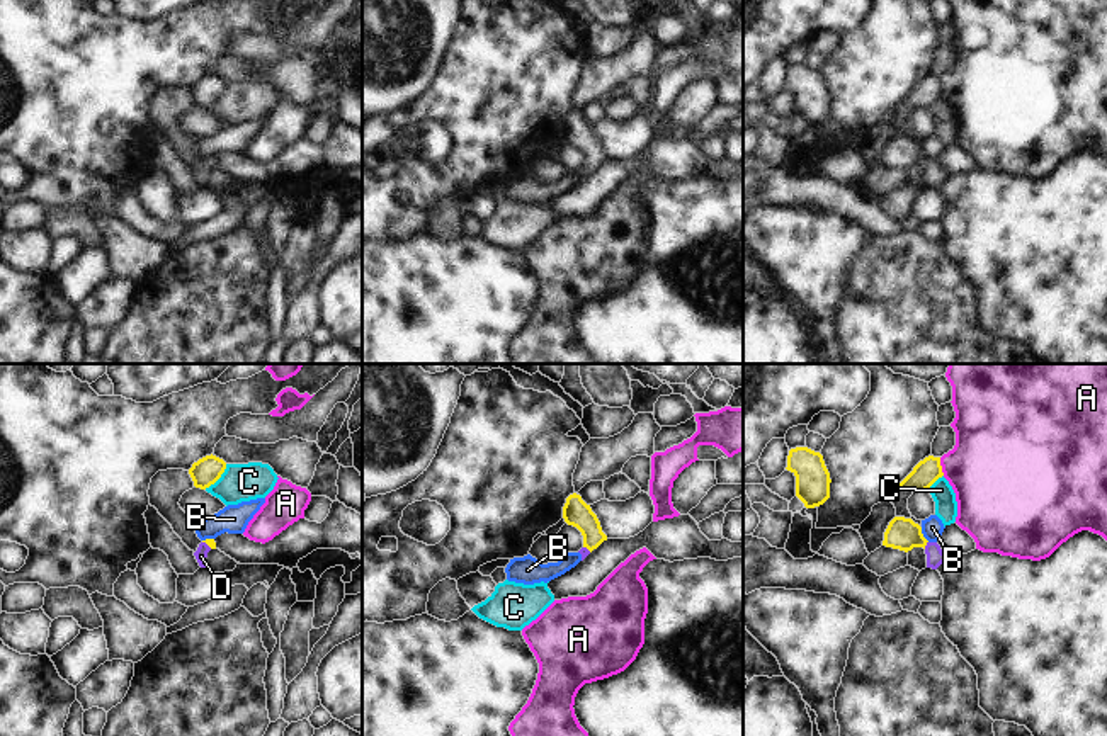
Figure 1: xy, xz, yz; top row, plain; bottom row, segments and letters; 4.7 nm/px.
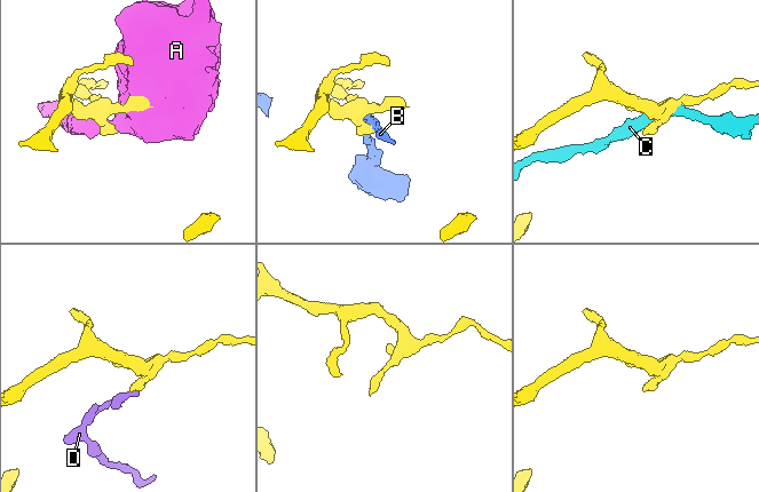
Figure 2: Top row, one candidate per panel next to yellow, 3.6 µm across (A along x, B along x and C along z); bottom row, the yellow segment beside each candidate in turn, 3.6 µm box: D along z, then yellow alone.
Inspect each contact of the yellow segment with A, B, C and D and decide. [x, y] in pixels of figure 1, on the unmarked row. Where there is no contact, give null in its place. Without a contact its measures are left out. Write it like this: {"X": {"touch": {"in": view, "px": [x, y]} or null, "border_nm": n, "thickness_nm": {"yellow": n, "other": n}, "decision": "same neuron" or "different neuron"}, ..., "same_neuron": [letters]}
{"A": {"touch": {"in": "yz", "px": [941, 85]}, "border_nm": 90, "thickness_nm": {"yellow": 120, "other": 420}, "decision": "different neuron"}, "B": {"touch": {"in": "yz", "px": [922, 153]}, "border_nm": 80, "thickness_nm": {"yellow": 150, "other": 110}, "decision": "different neuron"}, "C": {"touch": {"in": "xy", "px": [218, 97]}, "border_nm": 160, "thickness_nm": {"yellow": 140, "other": 180}, "decision": "different neuron"}, "D": {"touch": {"in": "yz", "px": [925, 164]}, "border_nm": 40, "thickness_nm": {"yellow": 150, "other": 80}, "decision": "same neuron"}, "same_neuron": ["D"]}

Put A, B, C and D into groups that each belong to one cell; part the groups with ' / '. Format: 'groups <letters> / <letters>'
groups A / B / C / D

